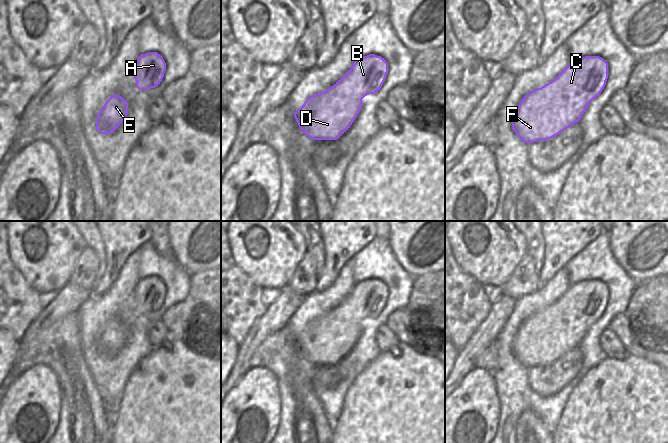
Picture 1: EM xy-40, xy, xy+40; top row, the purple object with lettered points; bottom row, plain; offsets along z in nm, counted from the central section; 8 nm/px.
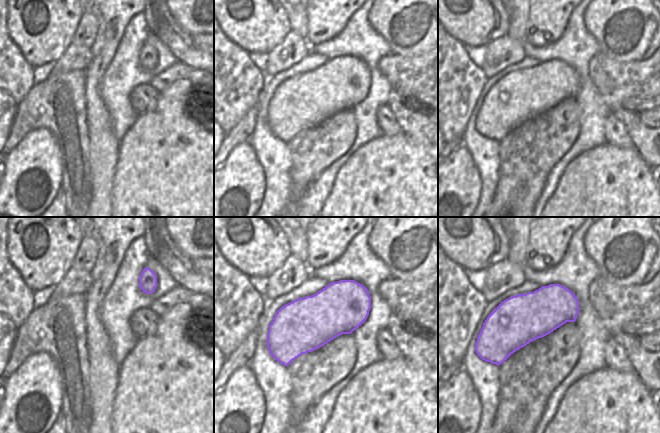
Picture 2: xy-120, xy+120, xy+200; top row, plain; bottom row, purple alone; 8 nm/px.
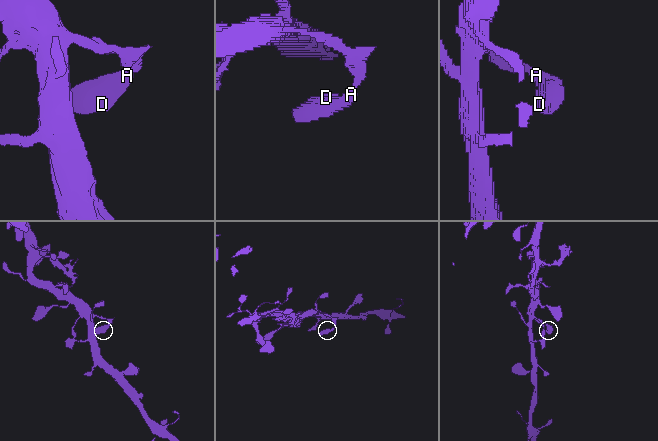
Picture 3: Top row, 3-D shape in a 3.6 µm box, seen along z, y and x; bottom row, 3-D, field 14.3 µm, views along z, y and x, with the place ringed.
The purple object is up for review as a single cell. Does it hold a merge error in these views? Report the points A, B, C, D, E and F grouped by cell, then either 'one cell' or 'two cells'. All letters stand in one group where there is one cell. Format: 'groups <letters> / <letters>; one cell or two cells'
groups A B C D E F; one cell

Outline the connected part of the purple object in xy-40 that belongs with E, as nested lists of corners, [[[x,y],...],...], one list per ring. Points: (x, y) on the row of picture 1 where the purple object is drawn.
[[[115,94],[111,96],[96,117],[96,129],[101,134],[111,134],[126,119],[128,103],[124,98]]]

